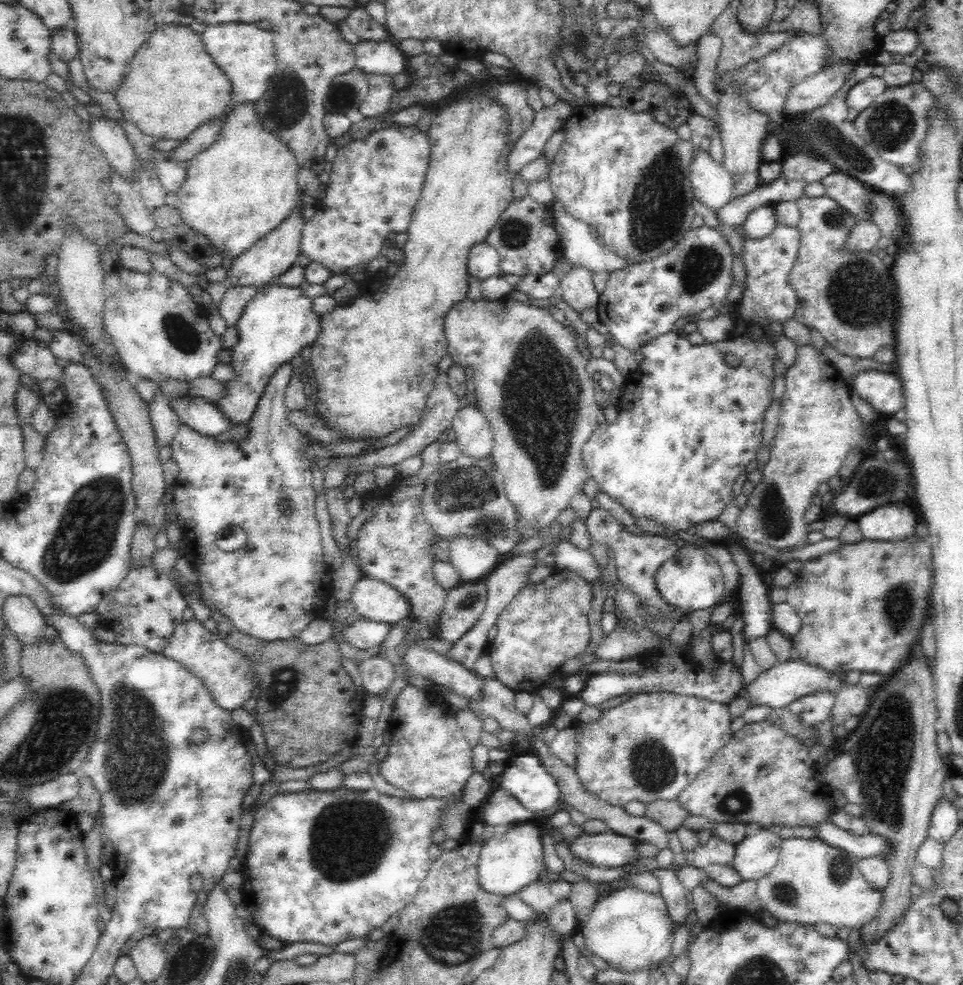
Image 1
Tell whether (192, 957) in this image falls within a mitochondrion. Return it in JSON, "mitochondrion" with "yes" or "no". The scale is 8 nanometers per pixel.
{"mitochondrion":"yes"}

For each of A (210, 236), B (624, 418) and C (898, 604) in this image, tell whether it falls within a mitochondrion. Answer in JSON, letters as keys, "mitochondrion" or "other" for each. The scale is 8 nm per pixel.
{"A":"other","B":"other","C":"mitochondrion"}

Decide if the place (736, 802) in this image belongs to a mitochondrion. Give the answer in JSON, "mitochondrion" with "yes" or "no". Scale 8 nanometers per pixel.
{"mitochondrion":"yes"}

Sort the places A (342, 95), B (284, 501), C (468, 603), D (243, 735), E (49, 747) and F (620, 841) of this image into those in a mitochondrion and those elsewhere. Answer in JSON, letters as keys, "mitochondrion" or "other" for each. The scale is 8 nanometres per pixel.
{"A":"mitochondrion","B":"mitochondrion","C":"mitochondrion","D":"other","E":"mitochondrion","F":"other"}

